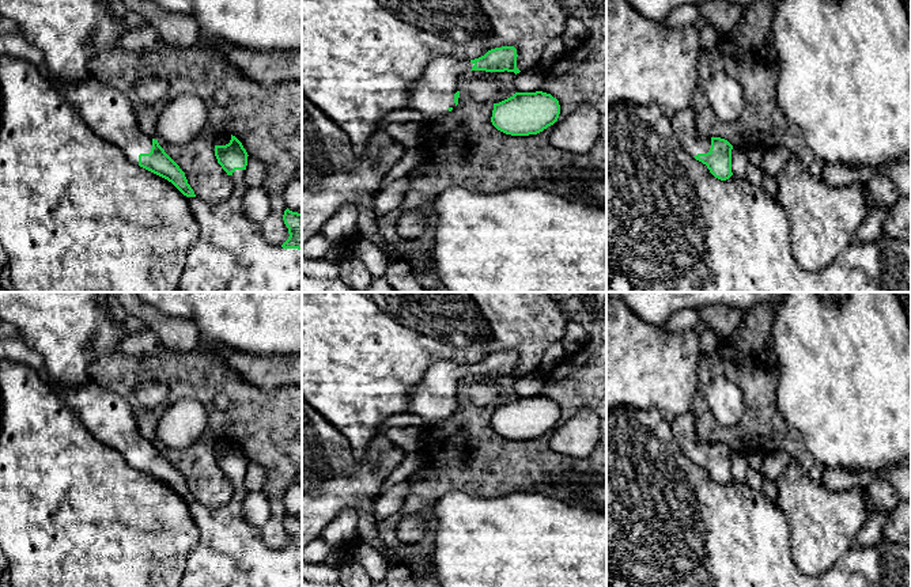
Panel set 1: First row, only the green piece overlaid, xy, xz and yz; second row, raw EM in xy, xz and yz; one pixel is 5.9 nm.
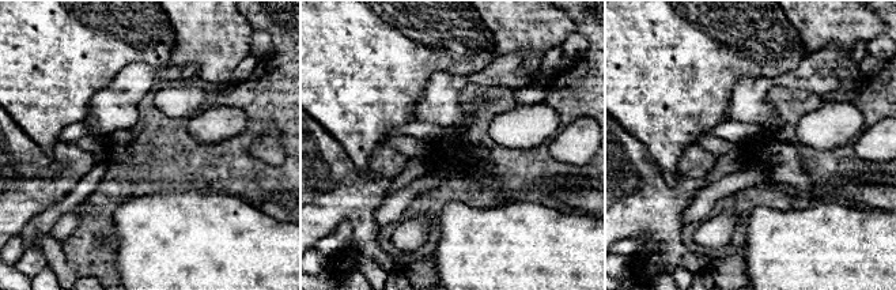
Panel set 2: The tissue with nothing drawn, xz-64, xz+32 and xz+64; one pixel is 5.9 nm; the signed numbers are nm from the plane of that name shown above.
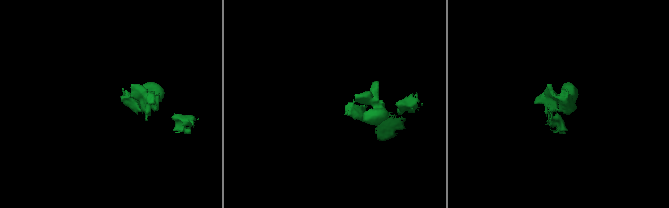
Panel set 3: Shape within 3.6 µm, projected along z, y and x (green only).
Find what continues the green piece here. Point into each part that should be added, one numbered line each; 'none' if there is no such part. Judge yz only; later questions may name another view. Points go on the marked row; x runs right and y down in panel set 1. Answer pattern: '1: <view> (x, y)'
1: yz (683, 122)

